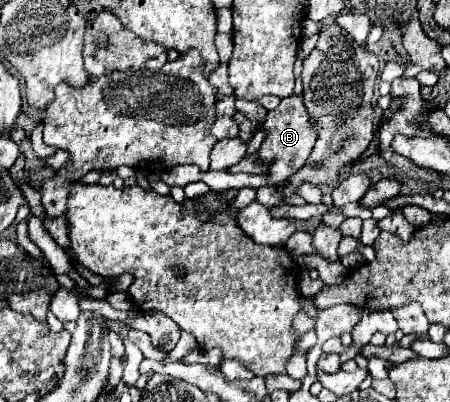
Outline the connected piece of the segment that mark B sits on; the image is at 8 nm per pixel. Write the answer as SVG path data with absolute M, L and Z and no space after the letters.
M302 96L284 98L276 110L268 112L268 118L264 124L260 124L260 128L264 128L268 132L268 138L262 142L262 146L258 150L258 156L264 162L270 162L268 186L280 186L286 178L290 178L294 172L298 172L306 164L306 160L314 148L314 142L318 138L318 128L312 126L312 118L306 112Z

